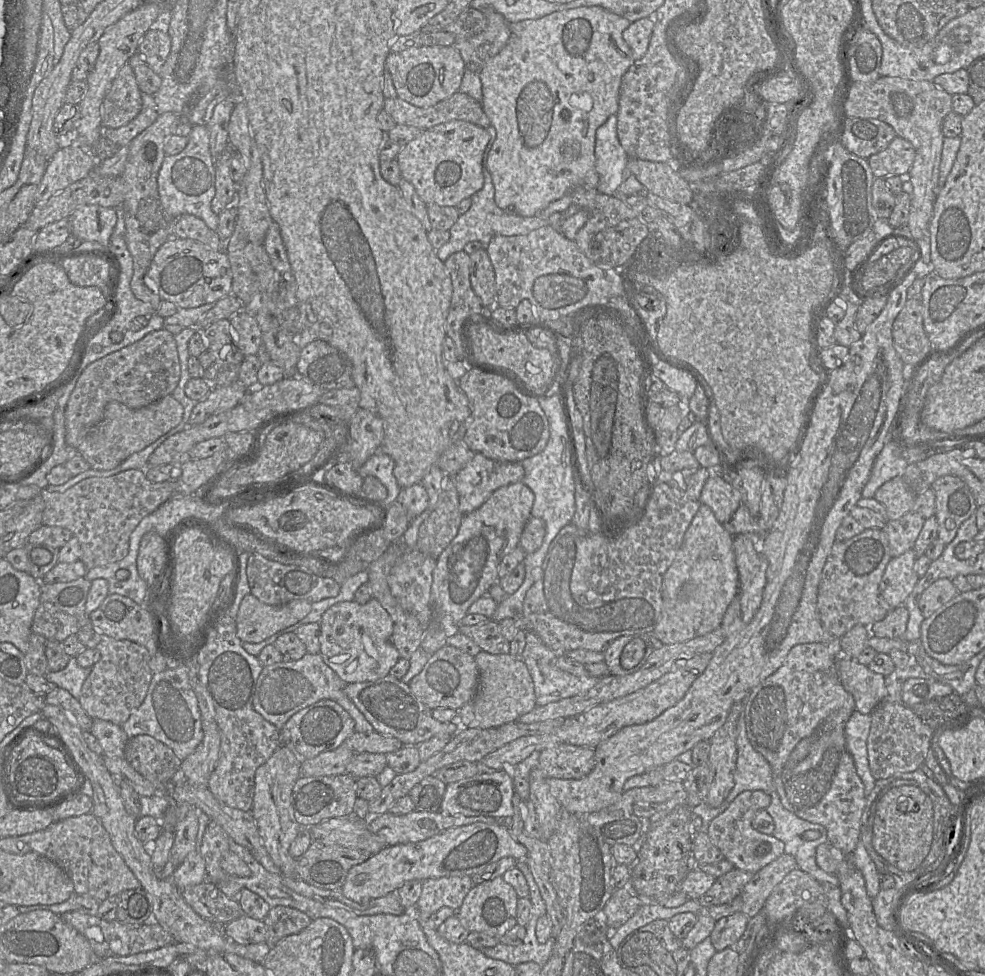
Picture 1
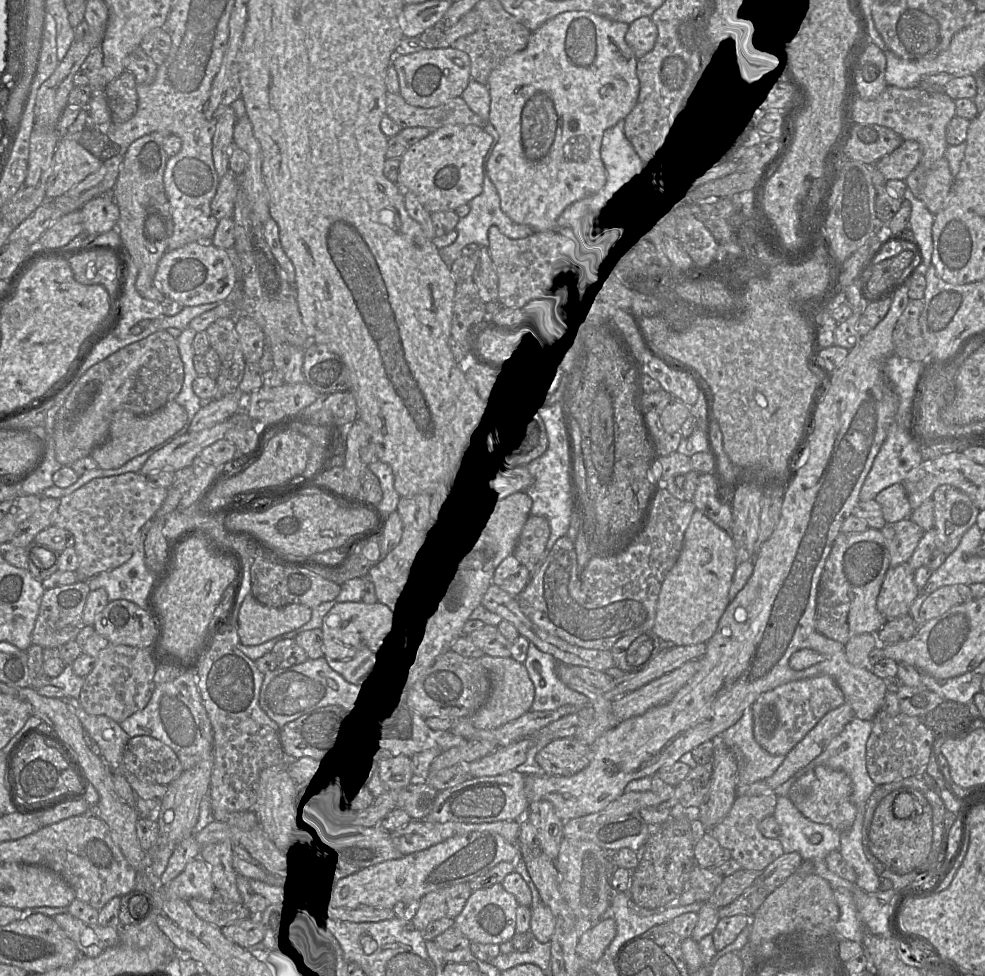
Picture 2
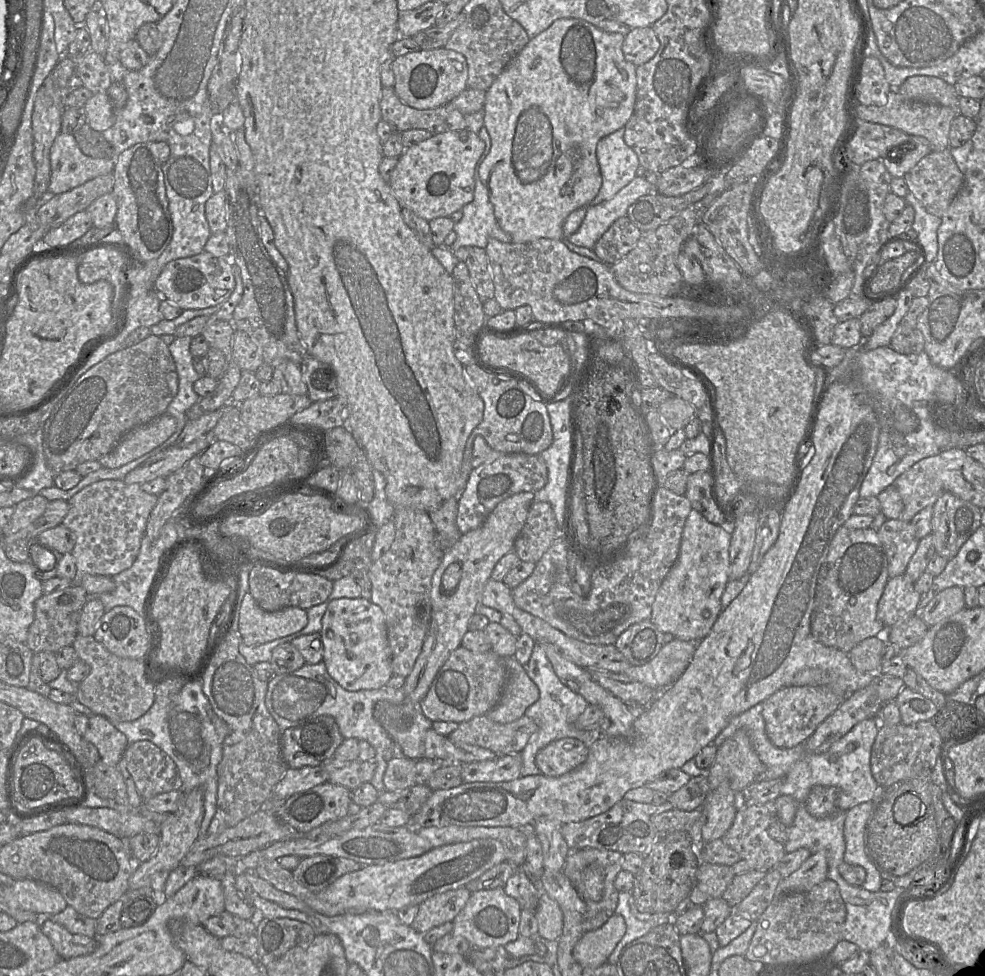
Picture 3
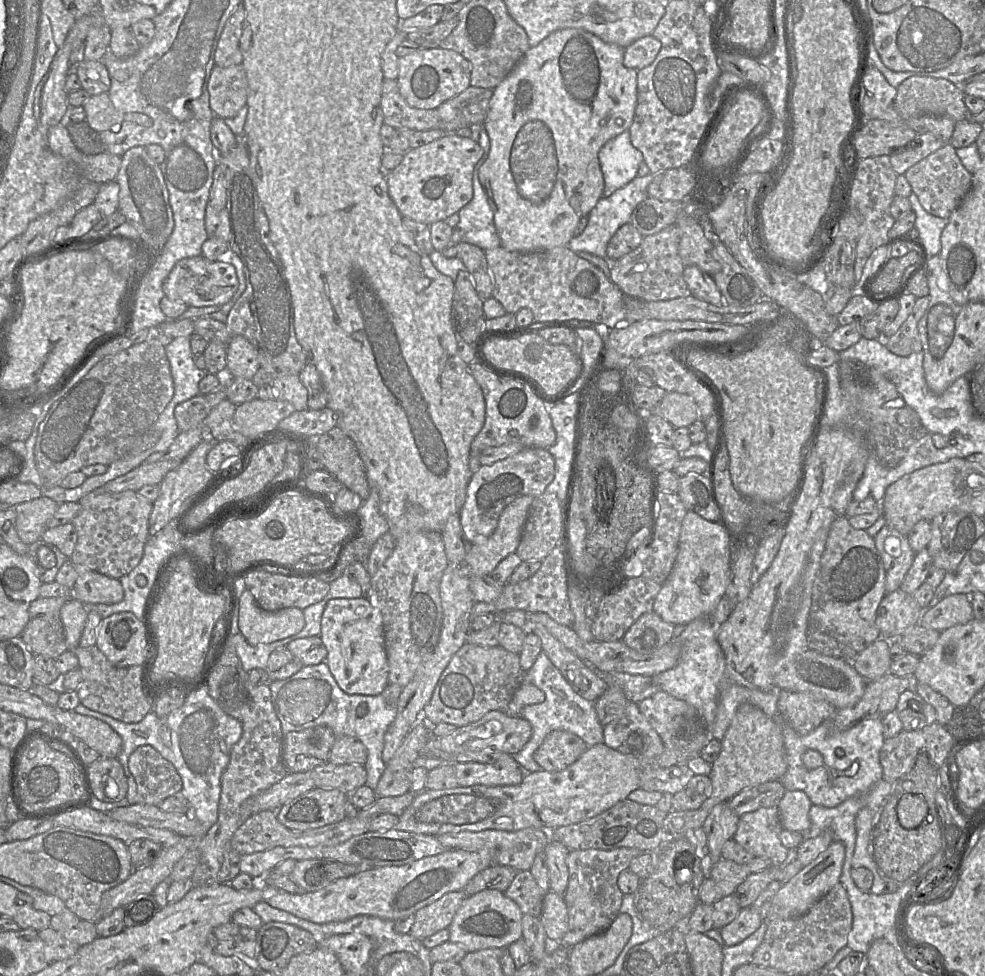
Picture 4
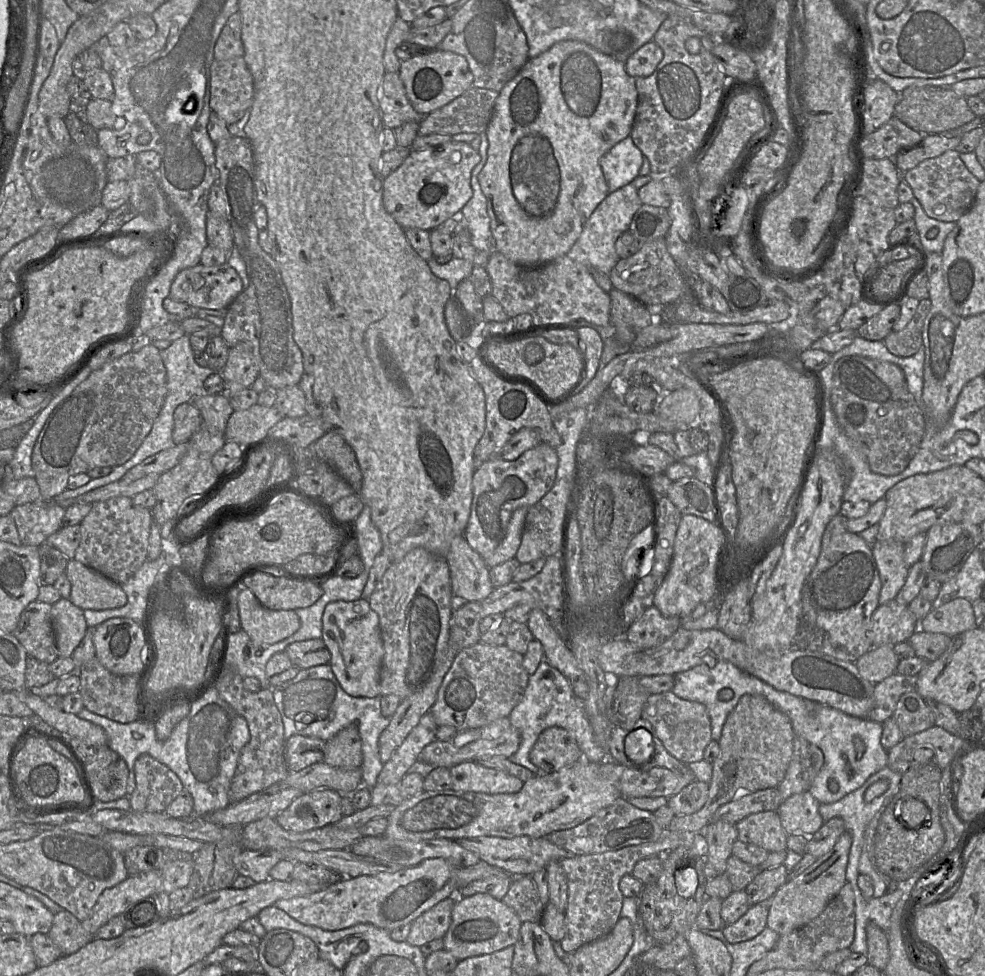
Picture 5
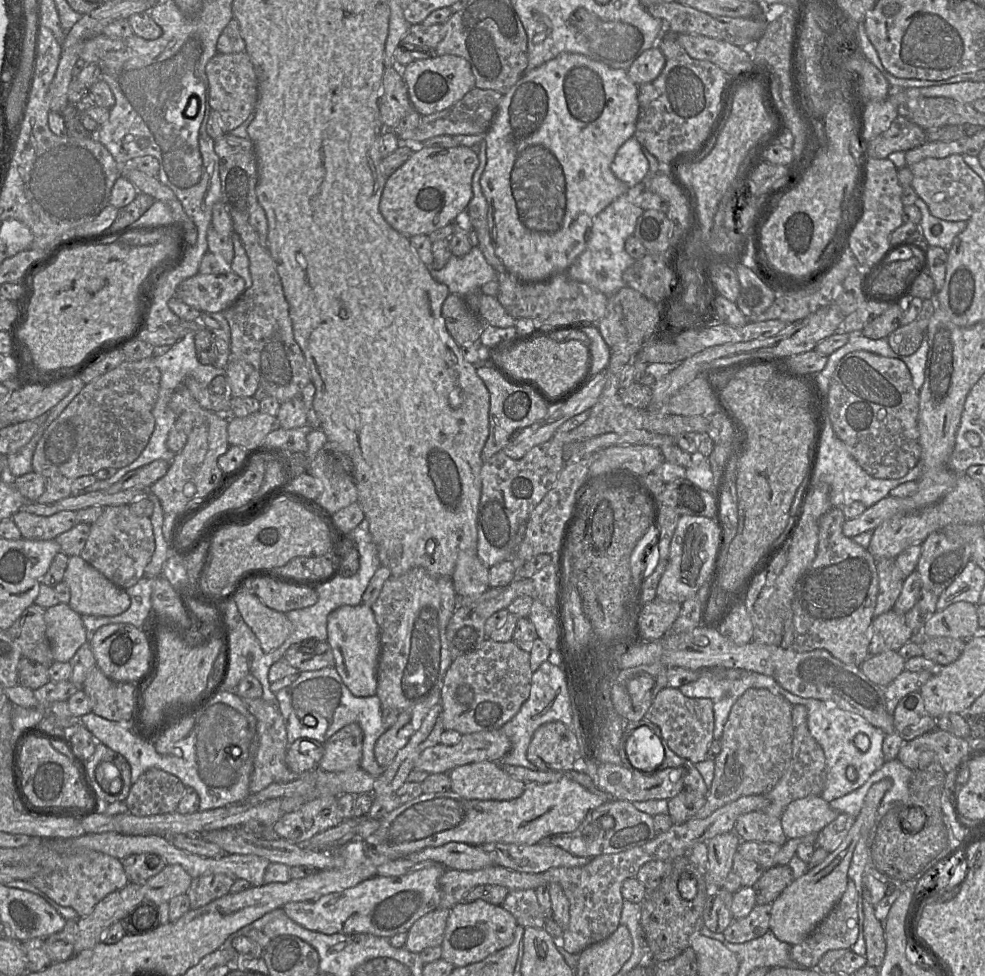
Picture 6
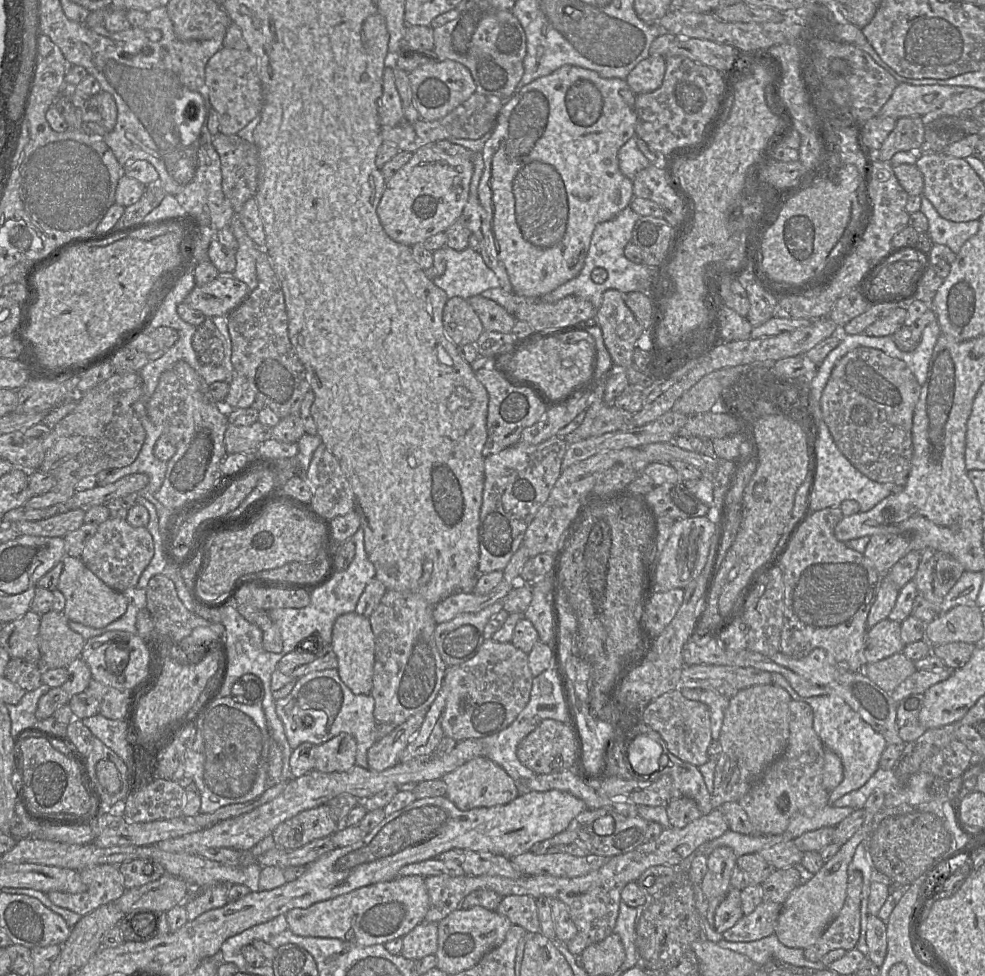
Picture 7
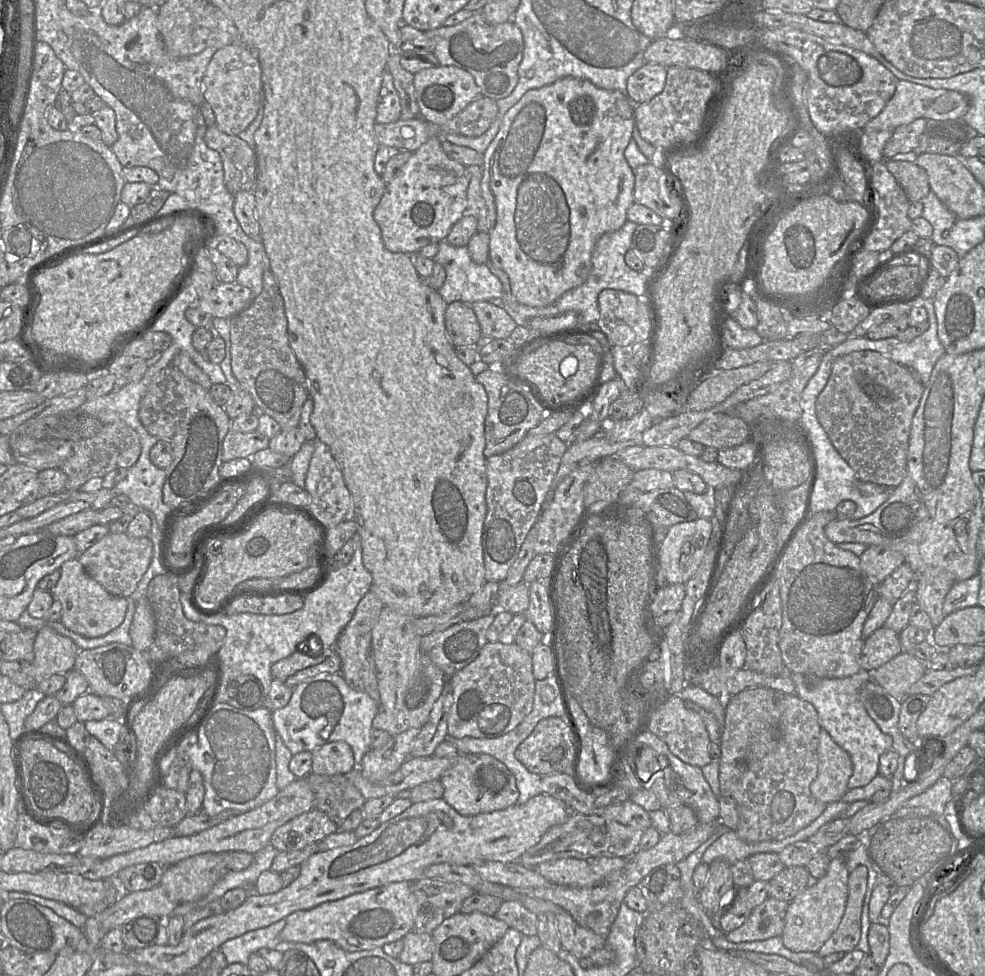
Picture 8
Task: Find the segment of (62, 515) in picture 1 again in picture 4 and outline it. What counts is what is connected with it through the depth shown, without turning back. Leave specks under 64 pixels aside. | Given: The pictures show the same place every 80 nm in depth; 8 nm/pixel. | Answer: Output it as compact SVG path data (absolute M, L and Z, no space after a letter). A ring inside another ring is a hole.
M99 487L85 495L80 501L81 511L73 519L72 524L77 532L77 542L70 557L74 566L84 566L102 575L120 579L129 574L141 561L144 546L149 538L149 518L153 503L139 495L137 491L109 492Z

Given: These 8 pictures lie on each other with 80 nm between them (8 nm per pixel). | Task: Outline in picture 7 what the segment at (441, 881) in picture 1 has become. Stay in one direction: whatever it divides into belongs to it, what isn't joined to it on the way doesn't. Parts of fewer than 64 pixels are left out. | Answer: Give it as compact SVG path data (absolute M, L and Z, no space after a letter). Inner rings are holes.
M422 921L402 937L401 955L419 960L435 954L438 948L438 923Z

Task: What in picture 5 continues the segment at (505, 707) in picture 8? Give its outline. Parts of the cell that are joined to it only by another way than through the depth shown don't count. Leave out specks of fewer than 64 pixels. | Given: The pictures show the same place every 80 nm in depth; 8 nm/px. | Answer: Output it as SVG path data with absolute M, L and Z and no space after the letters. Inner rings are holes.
M481 641L459 651L430 709L436 725L465 730L508 717L524 696L528 684L529 674L523 666L523 660L524 655L506 645L492 646Z

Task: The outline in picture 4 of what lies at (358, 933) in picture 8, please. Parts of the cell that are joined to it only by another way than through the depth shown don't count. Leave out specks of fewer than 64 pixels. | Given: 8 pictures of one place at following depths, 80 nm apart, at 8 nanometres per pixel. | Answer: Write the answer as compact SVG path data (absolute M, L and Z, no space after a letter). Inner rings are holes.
M447 849L441 854L424 857L401 866L370 868L346 878L340 878L325 888L303 894L278 890L265 901L272 907L289 912L313 923L341 922L358 915L399 920L415 914L447 893L463 891L478 873L494 864L489 851L468 852Z

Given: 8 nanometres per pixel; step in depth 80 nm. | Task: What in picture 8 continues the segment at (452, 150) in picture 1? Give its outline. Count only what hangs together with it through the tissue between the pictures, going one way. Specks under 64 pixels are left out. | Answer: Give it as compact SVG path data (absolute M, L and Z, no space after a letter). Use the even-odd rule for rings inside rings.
M431 137L412 153L395 177L386 184L382 198L374 209L373 217L380 227L384 246L391 252L418 253L430 243L441 242L465 214L469 186L466 166L451 159L442 149L441 141L438 137Z

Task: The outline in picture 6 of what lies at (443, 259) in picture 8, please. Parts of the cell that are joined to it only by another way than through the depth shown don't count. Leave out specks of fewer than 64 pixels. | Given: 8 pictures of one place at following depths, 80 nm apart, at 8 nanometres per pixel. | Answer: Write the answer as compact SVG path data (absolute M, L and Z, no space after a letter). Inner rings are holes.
M472 247L462 257L452 255L443 268L429 267L429 272L436 281L447 285L450 293L459 296L481 292L483 285L498 278L498 272L487 262L479 247Z

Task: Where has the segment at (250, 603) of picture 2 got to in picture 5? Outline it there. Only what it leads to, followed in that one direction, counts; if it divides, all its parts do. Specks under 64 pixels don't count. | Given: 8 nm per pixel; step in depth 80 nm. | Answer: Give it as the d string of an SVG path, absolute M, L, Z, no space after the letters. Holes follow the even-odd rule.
M243 589L238 597L241 629L250 637L253 644L267 647L292 636L301 626L299 616L294 610L270 610L261 605L249 589Z

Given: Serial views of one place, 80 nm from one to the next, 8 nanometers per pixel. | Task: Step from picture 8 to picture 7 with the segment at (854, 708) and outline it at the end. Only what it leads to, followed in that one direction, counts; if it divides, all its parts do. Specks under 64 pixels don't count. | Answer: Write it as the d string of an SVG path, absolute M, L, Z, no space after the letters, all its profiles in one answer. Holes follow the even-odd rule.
M771 673L771 675L772 684L783 688L792 700L805 702L812 707L815 732L825 748L832 750L841 758L844 777L842 782L829 793L829 804L865 785L879 768L881 755L888 745L884 736L876 732L855 710L836 696L803 697L792 688L783 675L780 673Z

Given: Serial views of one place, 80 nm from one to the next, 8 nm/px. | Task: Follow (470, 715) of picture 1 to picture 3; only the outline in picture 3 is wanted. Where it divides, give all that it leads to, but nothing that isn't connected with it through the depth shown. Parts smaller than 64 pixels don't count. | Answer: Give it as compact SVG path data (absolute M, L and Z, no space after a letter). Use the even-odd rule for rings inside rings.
M514 656L504 658L507 681L498 703L487 712L494 722L506 724L522 717L539 699L539 689L529 677L526 666Z

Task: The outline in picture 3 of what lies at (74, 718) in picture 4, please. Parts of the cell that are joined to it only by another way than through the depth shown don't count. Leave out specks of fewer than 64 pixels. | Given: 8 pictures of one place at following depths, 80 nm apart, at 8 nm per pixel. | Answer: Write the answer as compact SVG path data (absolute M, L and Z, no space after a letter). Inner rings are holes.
M76 714L74 725L80 736L99 751L101 760L117 766L128 747L127 737L102 715Z

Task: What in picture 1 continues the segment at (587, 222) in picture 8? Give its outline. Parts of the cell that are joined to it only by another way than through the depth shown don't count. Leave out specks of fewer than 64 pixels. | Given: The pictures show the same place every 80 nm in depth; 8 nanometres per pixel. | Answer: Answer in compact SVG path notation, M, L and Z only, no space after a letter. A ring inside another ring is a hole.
M582 6L509 24L508 42L479 73L482 107L496 130L487 169L495 188L494 200L500 209L534 216L574 187L597 187L595 134L609 116L616 115L622 77L635 61L622 36L630 23L602 7Z

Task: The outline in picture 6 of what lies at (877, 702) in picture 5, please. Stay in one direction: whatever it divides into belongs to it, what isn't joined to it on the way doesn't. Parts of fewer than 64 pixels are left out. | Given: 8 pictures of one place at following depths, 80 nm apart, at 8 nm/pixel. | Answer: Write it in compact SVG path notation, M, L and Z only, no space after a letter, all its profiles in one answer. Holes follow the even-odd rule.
M904 670L884 688L886 710L893 715L898 702L911 692L919 692L933 675L929 671L910 672Z

